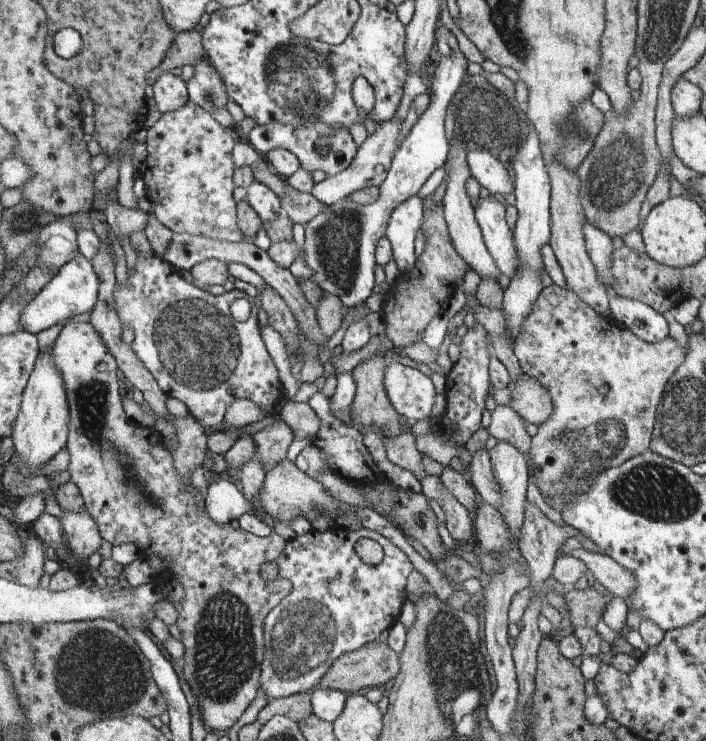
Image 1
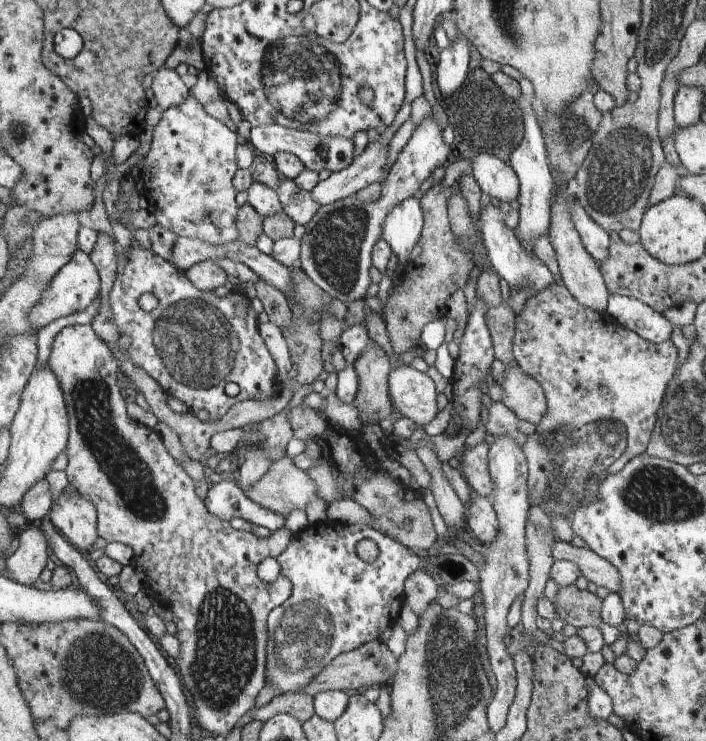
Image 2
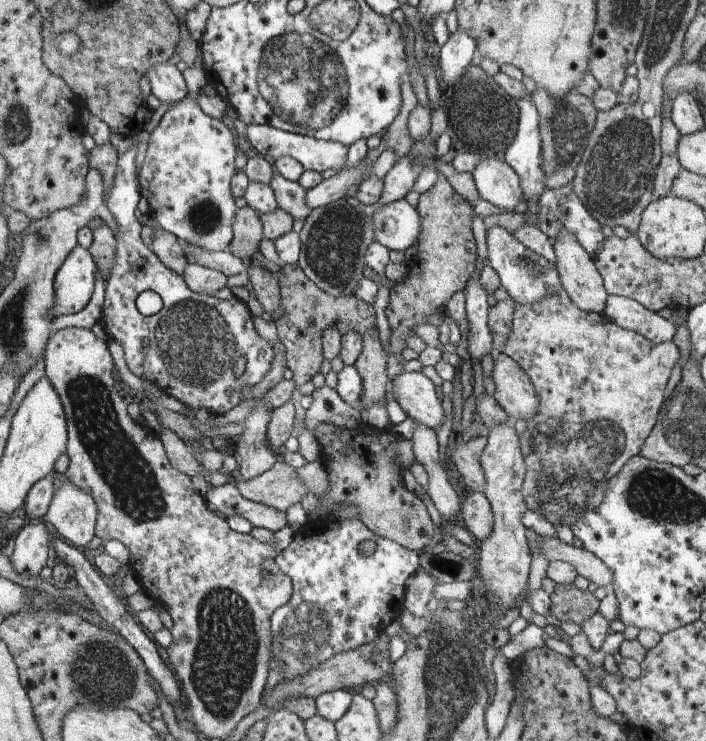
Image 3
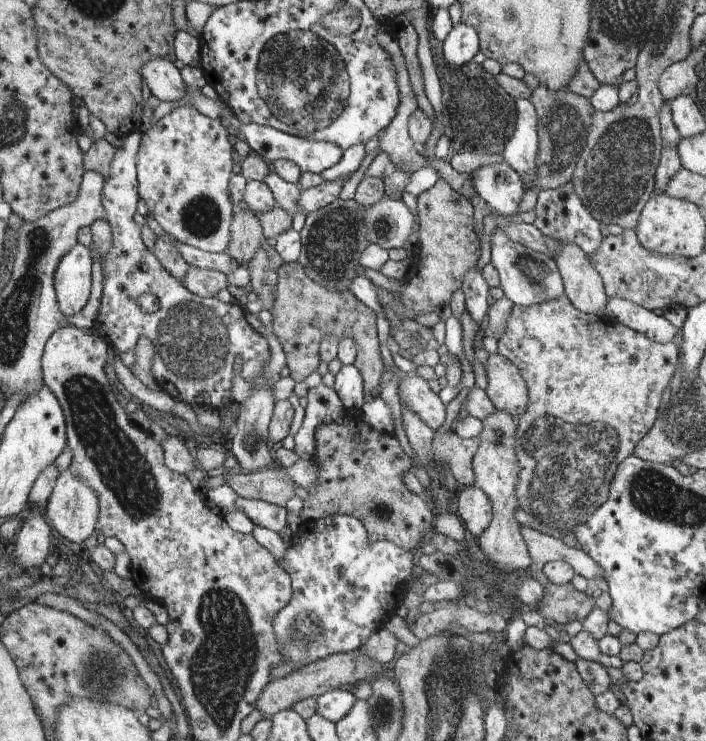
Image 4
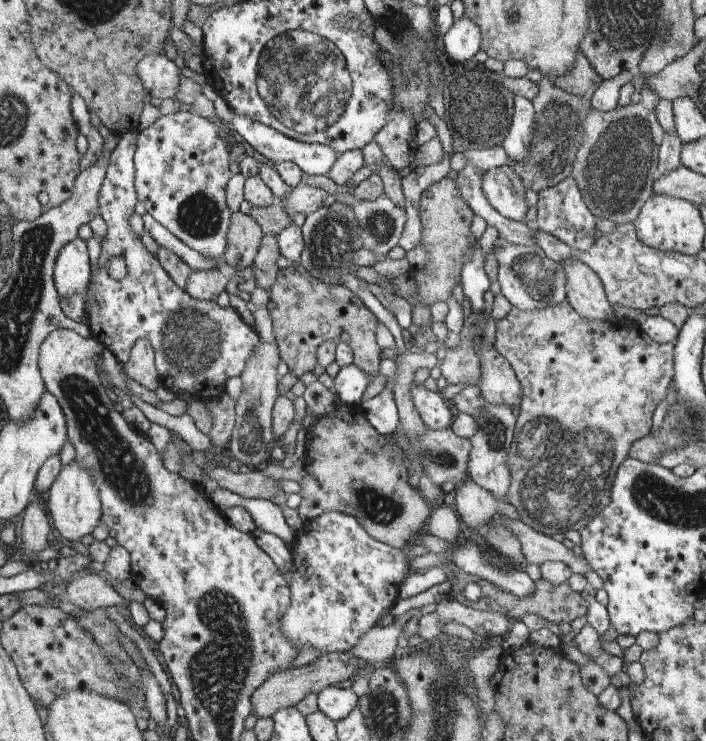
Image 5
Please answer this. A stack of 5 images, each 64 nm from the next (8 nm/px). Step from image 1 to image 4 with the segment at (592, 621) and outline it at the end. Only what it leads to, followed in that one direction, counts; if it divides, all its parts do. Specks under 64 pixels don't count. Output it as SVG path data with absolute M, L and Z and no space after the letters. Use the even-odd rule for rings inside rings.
M548 583L544 588L544 596L539 603L538 611L546 620L556 623L583 622L593 610L595 599L579 592L571 583L554 585Z

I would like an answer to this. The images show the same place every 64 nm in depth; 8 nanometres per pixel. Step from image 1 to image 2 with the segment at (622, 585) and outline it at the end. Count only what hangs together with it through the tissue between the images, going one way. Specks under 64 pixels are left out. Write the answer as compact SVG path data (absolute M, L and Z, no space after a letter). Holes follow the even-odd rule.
M558 540L553 544L553 558L575 563L580 568L581 574L597 587L604 587L612 593L621 590L618 570L588 547L575 548L568 542Z

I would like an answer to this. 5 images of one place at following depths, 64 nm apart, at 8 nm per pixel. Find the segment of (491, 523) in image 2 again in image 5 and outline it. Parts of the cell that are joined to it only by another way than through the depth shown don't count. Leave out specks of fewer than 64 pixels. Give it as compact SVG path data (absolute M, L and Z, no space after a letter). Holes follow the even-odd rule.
M470 478L462 486L456 486L451 496L455 502L455 512L473 530L480 531L496 514L507 516L511 520L520 519L519 510L514 504L496 499Z

